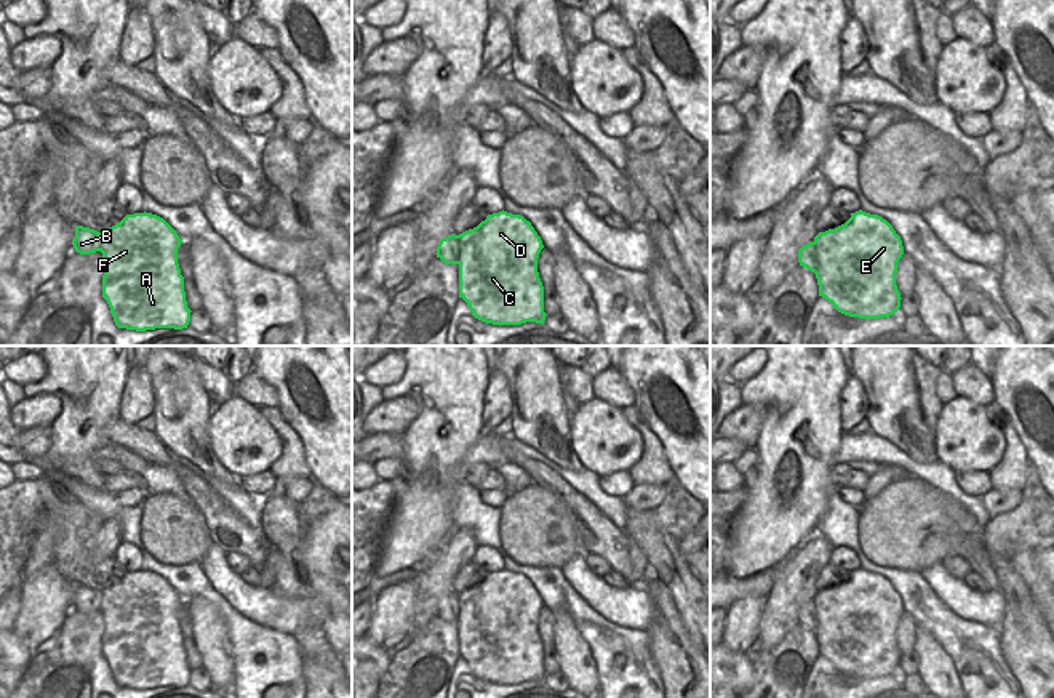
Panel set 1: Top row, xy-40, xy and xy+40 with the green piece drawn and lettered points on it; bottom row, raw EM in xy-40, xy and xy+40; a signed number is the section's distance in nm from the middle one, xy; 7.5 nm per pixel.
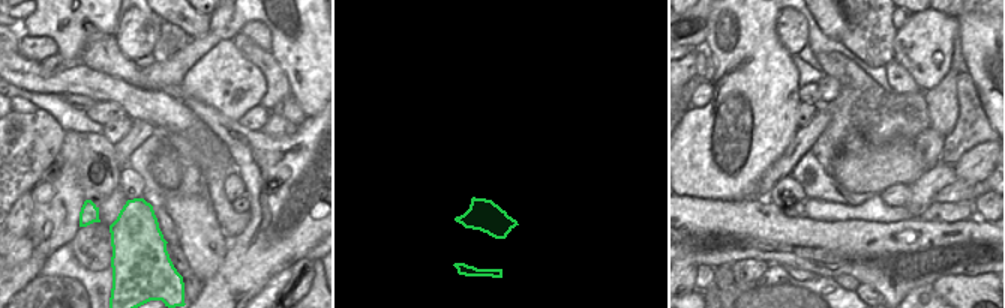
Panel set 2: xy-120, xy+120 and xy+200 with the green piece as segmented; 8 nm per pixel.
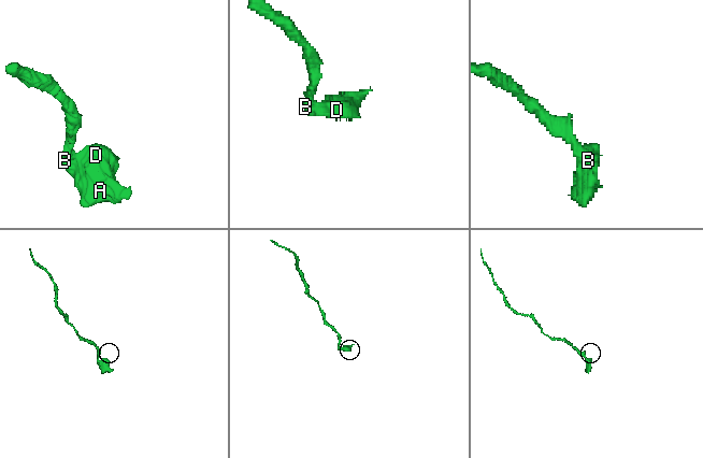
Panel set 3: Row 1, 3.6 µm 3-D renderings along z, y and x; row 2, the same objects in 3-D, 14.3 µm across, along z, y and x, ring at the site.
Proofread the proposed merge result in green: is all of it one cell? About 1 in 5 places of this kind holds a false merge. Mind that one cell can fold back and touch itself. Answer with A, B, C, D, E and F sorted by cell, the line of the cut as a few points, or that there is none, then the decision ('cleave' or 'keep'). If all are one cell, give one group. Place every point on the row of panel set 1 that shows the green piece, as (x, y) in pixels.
A C D E F / B; cut in xy+40 along (813, 242), (818, 252), (816, 272); cleave

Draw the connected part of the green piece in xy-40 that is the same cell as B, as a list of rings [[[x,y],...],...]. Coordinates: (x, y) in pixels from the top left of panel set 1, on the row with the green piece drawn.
[[[75,226],[75,237],[72,240],[72,245],[77,253],[80,255],[90,255],[101,251],[102,245],[102,234],[90,227]]]

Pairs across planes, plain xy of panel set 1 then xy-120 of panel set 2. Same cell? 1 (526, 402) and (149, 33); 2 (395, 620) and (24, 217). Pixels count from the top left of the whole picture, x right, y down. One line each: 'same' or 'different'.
1: different
2: different

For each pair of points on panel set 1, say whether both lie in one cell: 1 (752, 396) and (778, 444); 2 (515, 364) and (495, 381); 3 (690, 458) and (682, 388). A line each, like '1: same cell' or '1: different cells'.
1: same cell
2: different cells
3: same cell

